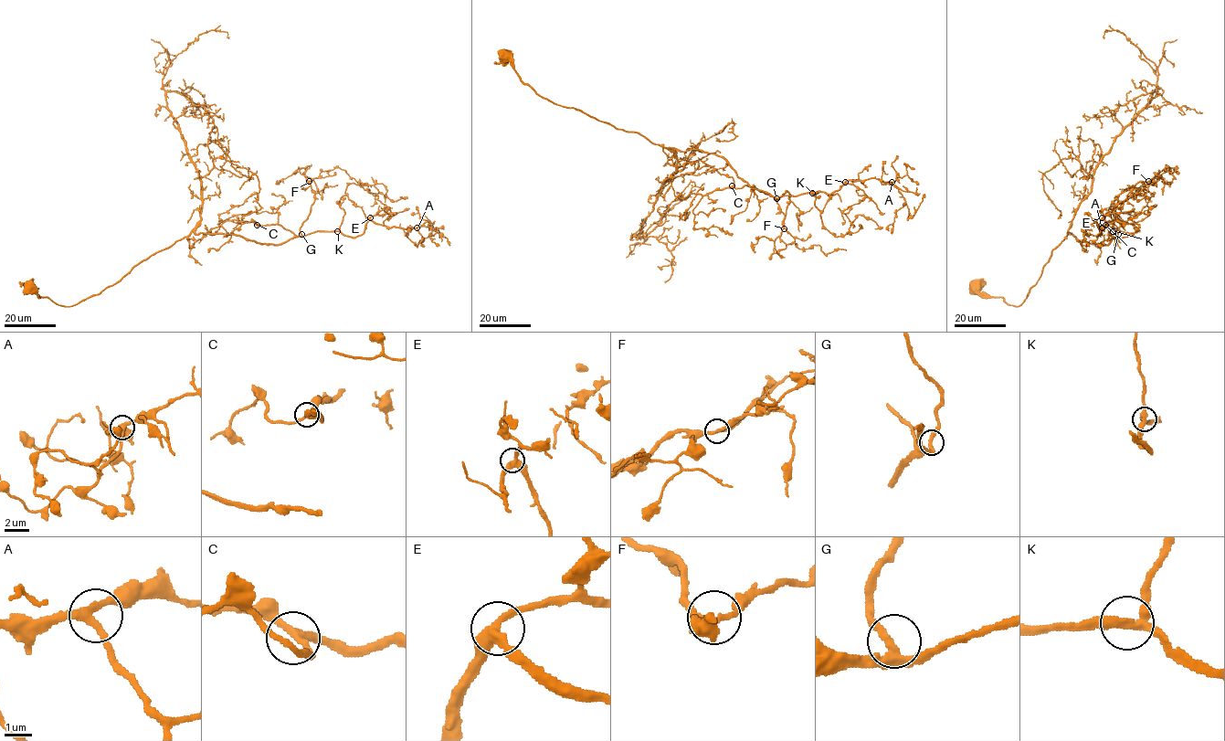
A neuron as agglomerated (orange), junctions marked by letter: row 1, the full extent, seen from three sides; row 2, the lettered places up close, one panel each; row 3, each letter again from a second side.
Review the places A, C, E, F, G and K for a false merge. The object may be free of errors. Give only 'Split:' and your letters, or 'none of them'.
Split: none of them

